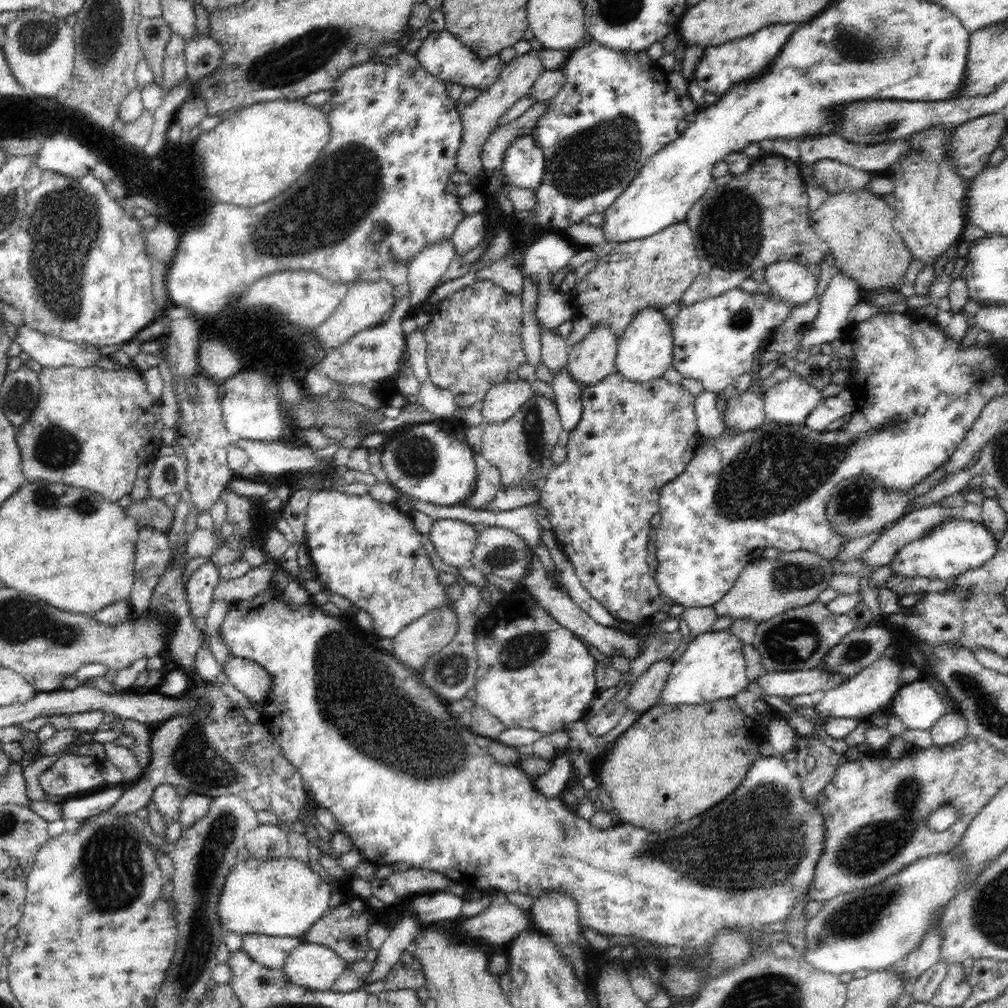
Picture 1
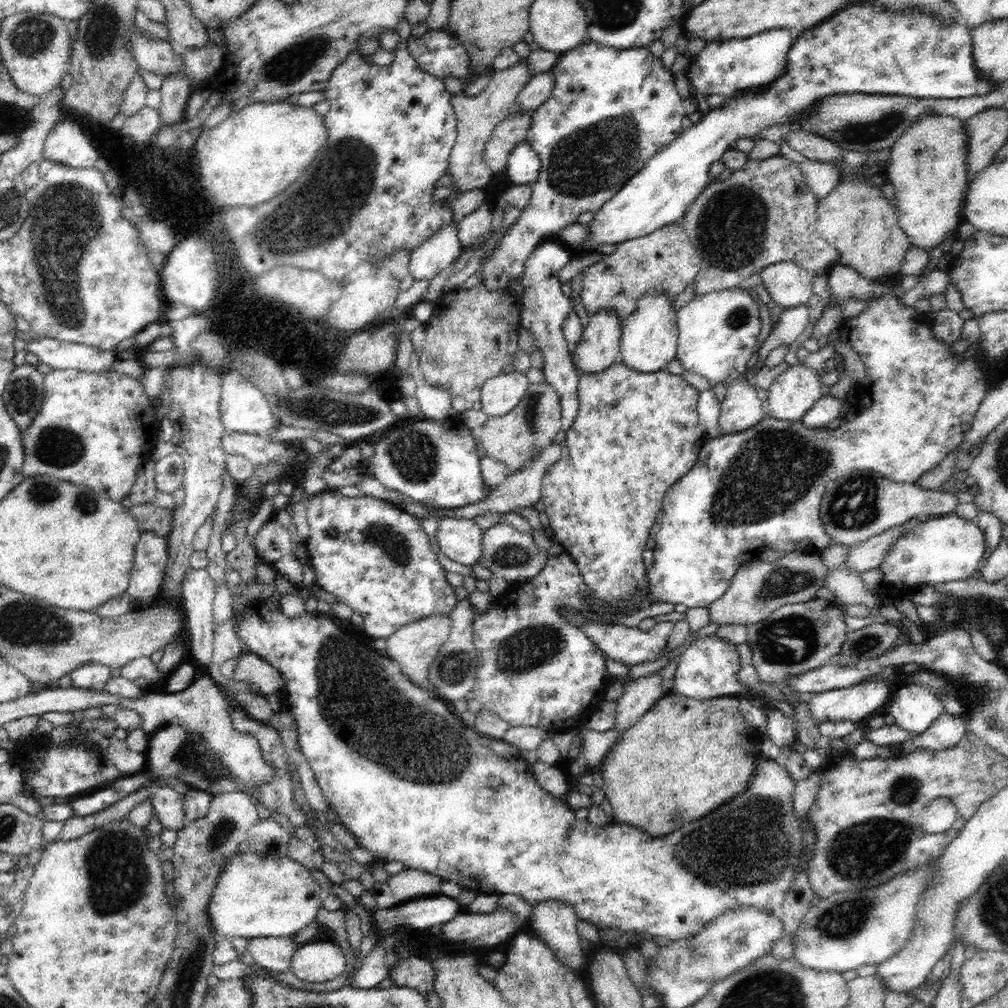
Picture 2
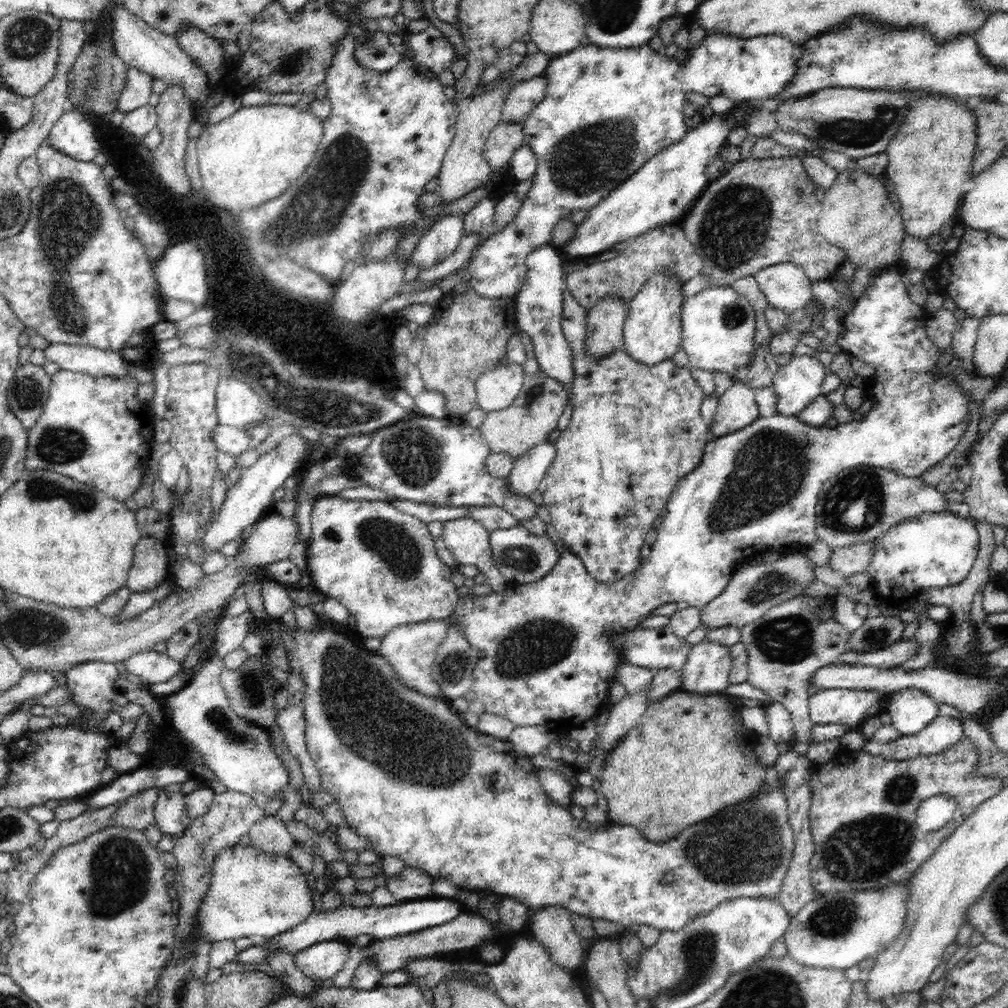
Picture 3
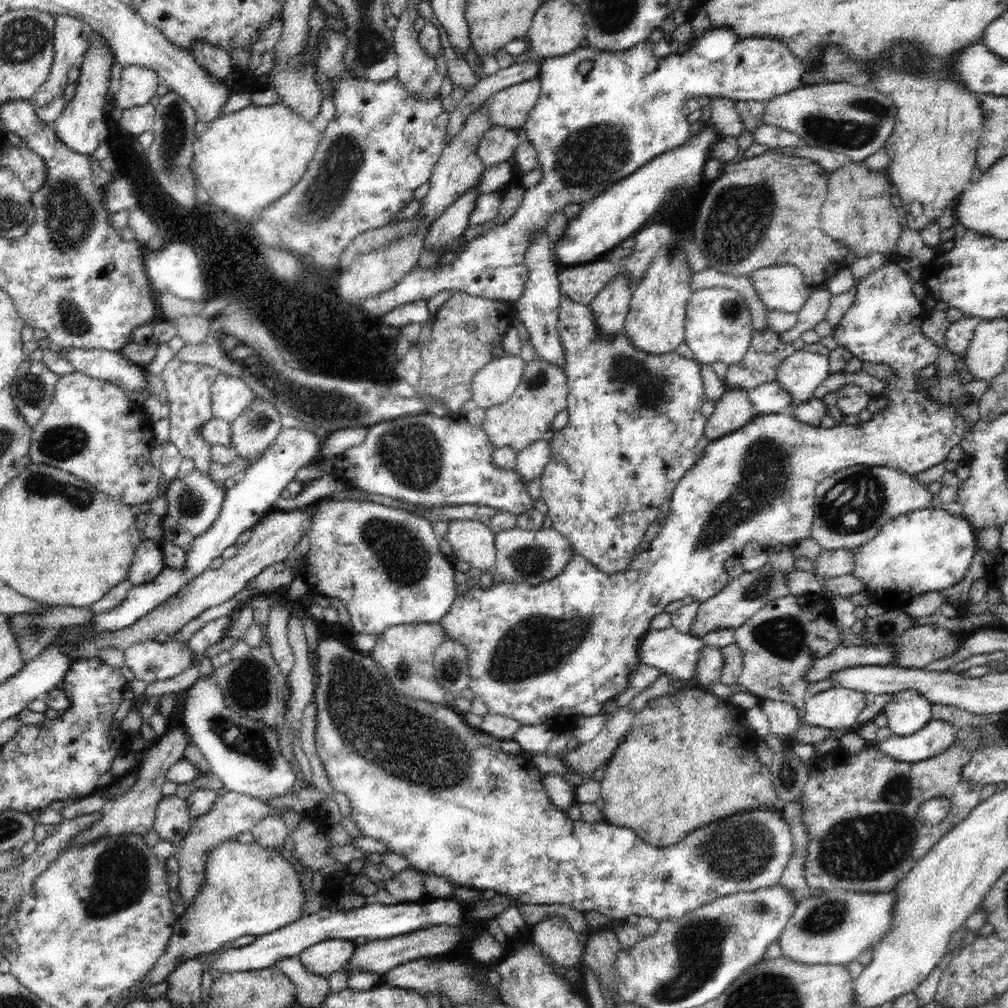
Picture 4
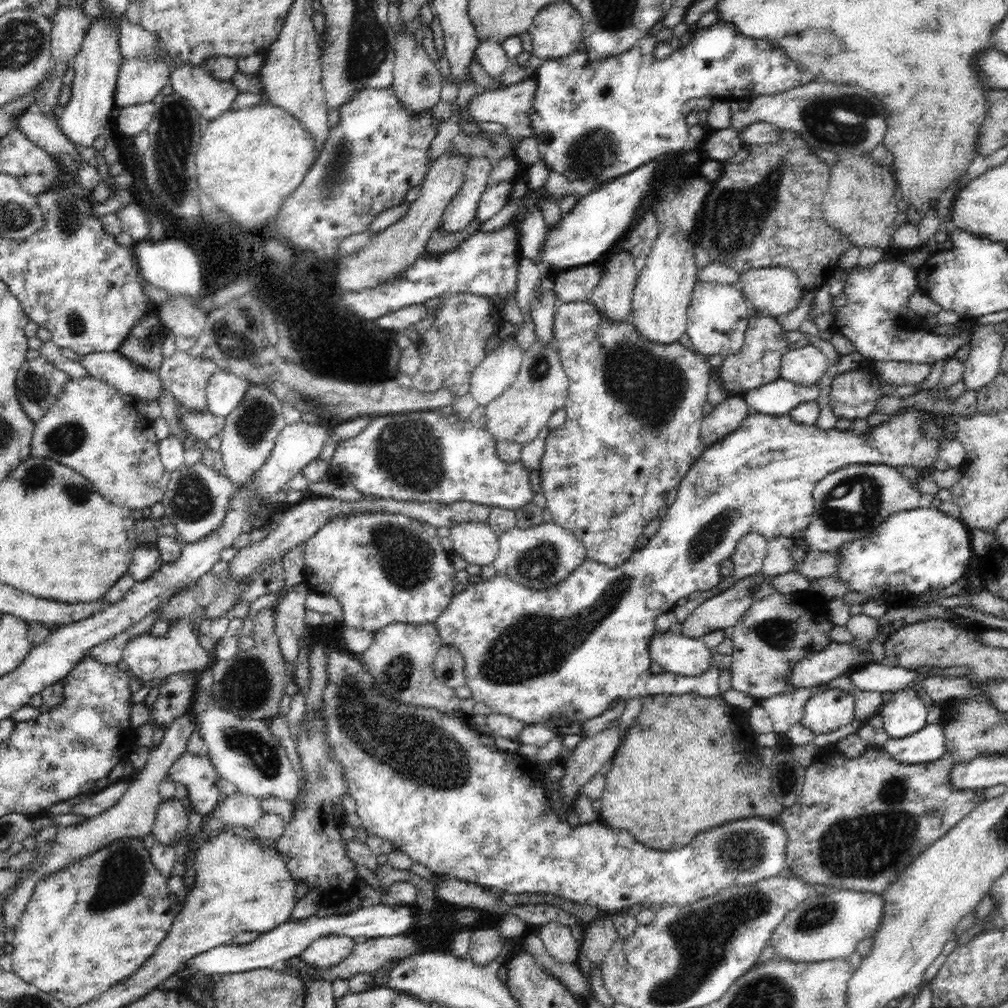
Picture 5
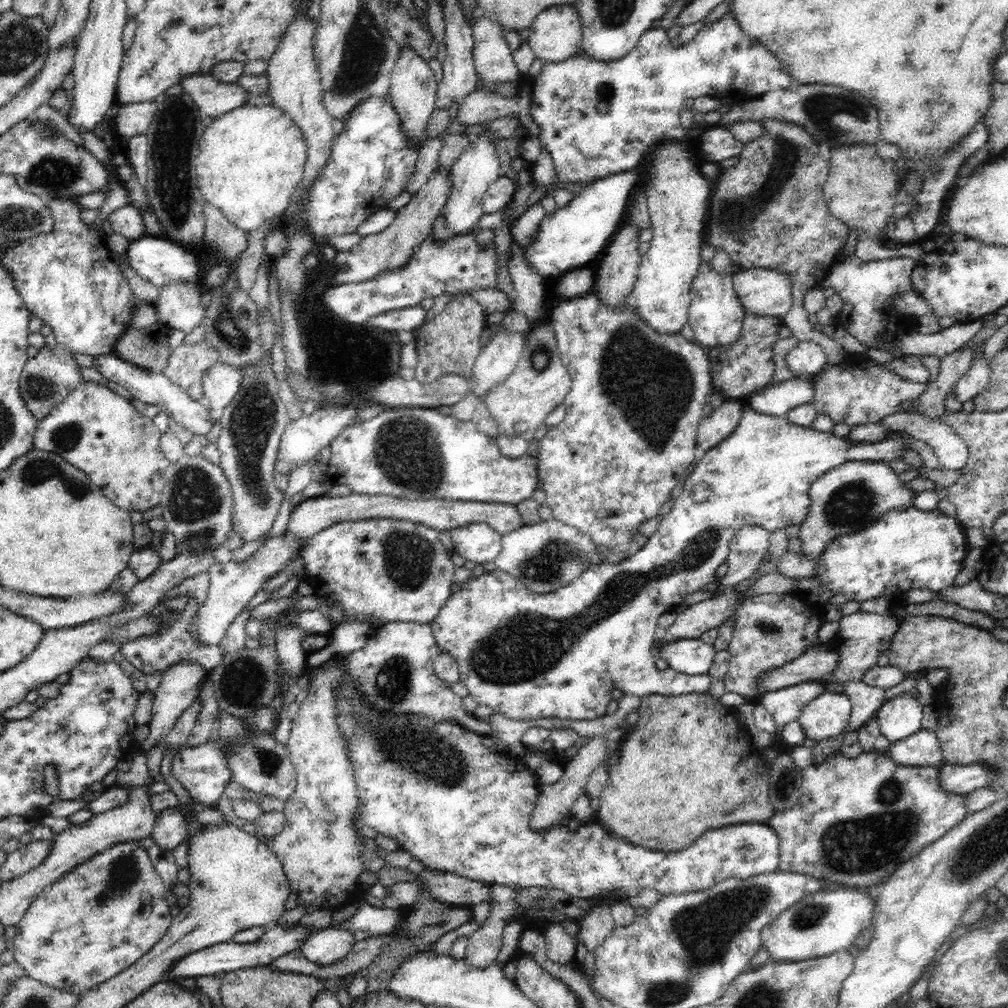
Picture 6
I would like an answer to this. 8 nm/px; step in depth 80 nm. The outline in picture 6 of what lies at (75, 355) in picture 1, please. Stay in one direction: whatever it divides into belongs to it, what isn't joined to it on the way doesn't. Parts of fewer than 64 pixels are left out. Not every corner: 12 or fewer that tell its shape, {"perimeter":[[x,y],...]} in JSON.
{"perimeter":[[115,352],[94,368],[140,402],[155,404],[196,436],[214,418],[163,373],[144,370]]}

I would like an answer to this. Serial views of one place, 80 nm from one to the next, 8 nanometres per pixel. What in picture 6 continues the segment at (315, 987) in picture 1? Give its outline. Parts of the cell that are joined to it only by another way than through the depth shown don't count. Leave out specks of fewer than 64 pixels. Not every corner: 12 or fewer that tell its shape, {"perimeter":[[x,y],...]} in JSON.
{"perimeter":[[326,928],[310,935],[301,951],[328,966],[354,943],[349,930]]}

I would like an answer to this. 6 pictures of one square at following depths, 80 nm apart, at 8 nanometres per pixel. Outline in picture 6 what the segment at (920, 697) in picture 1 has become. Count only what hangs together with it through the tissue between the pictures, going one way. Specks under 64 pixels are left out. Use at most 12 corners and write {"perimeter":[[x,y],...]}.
{"perimeter":[[910,693],[876,713],[879,730],[898,742],[922,729],[923,707]]}

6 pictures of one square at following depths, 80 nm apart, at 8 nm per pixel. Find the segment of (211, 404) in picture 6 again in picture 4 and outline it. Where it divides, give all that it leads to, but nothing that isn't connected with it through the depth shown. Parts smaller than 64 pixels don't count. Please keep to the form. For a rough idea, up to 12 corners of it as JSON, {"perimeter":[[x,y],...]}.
{"perimeter":[[219,374],[213,416],[229,423],[258,398],[240,378]]}

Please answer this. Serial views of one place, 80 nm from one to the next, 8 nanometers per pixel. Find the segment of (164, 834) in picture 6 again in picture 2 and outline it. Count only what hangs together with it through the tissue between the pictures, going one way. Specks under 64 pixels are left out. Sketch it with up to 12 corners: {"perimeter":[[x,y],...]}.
{"perimeter":[[170,785],[154,792],[153,810],[165,830],[187,824],[184,795]]}

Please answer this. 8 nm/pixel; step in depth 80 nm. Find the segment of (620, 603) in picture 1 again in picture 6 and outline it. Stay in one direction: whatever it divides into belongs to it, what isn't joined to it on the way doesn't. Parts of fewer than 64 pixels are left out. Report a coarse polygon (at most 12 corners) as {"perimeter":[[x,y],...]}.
{"perimeter":[[632,298],[550,312],[558,522],[628,556],[694,464],[708,350]]}

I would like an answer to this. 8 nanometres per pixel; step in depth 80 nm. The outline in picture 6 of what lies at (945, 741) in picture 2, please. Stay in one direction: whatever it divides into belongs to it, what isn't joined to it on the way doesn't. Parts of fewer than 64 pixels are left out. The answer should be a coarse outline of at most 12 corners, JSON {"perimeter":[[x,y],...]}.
{"perimeter":[[920,729],[891,742],[904,766],[942,766],[936,731]]}

